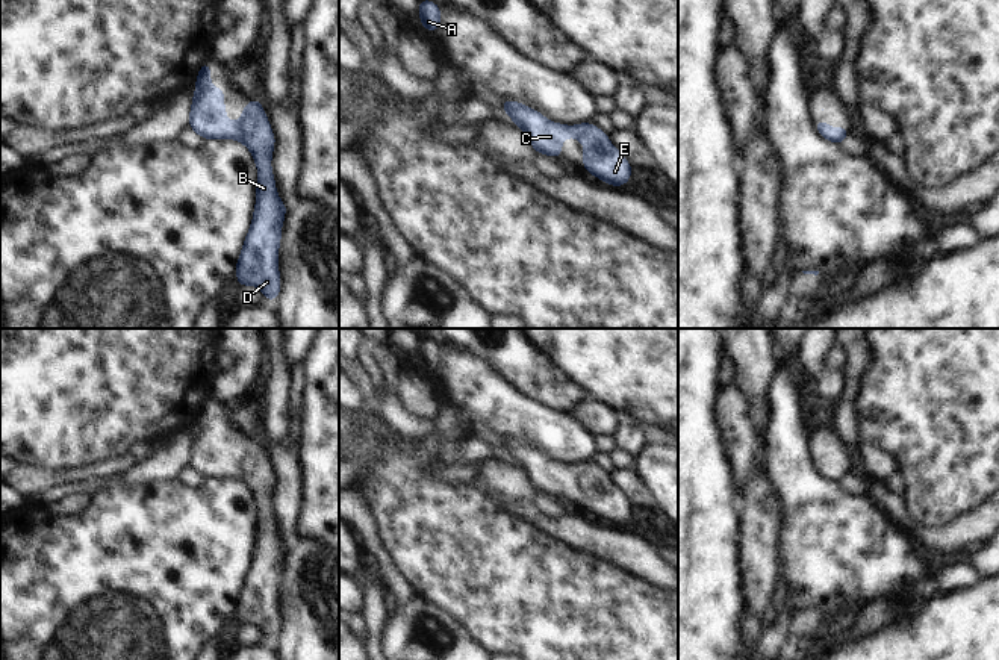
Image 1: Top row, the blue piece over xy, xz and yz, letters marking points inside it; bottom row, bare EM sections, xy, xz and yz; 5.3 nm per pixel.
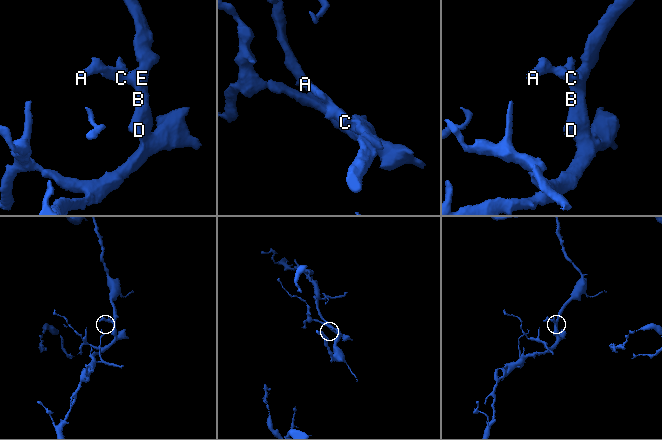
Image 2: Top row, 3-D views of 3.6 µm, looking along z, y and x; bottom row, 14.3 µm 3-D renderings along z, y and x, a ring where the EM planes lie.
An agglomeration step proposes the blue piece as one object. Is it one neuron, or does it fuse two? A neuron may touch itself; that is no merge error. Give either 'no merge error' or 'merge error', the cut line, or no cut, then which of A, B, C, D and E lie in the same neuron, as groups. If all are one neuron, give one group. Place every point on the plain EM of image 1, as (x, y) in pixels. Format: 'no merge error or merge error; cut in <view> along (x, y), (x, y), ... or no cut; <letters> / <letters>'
no merge error; no cut; A B C D E

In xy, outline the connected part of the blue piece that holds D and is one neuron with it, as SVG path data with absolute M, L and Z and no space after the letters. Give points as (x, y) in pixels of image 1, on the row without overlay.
M207 400L200 406L195 430L189 466L204 478L241 480L253 492L259 510L256 548L235 612L241 625L256 624L272 643L282 627L277 592L288 545L275 531L269 504L275 475L268 454L262 450L260 439L251 439L244 444L241 459L230 463L224 450L224 428L210 425Z

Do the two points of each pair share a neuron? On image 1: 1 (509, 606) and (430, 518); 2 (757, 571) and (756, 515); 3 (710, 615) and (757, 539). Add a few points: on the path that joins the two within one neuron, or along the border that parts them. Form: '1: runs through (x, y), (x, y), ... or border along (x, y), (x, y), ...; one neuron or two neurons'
1: runs through (495, 585), (450, 539); one neuron
2: runs through (757, 557), (757, 529); one neuron
3: border along (740, 529), (742, 588), (748, 600); two neurons

